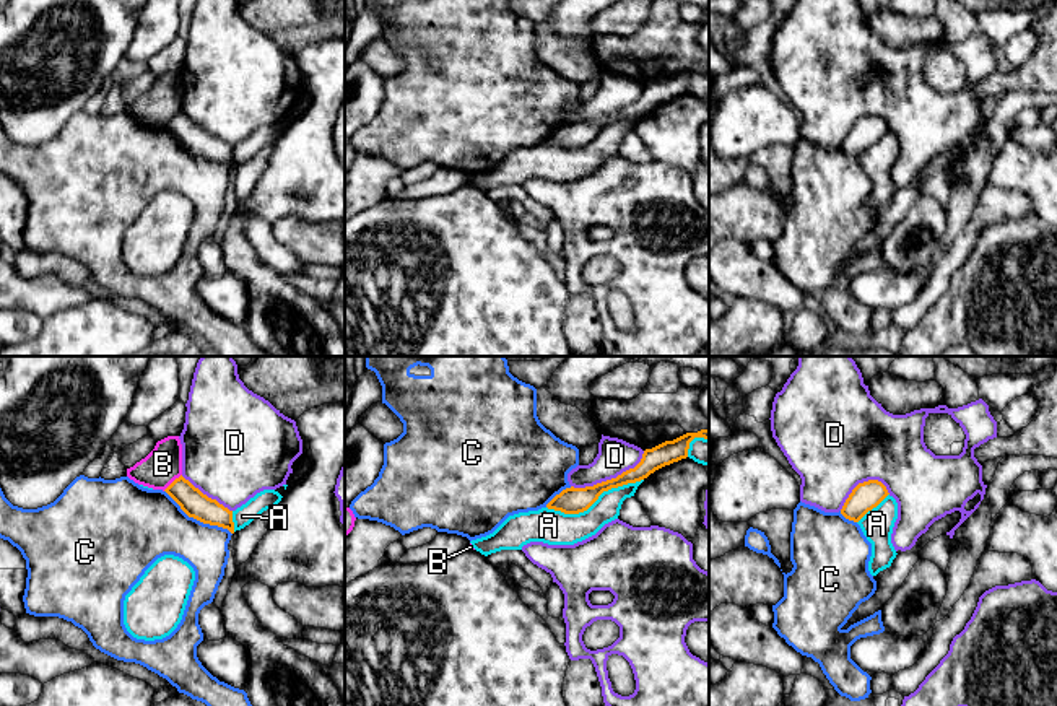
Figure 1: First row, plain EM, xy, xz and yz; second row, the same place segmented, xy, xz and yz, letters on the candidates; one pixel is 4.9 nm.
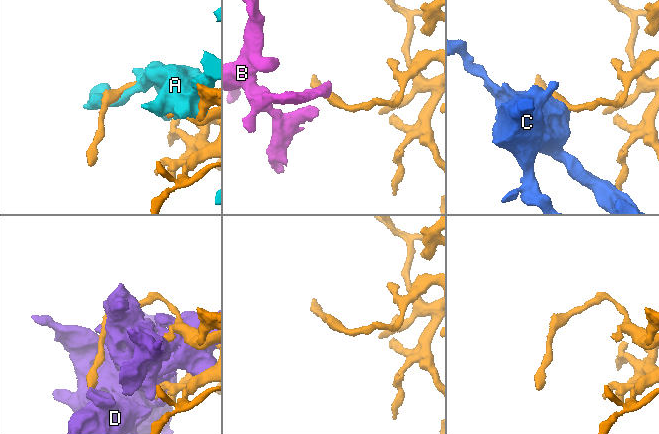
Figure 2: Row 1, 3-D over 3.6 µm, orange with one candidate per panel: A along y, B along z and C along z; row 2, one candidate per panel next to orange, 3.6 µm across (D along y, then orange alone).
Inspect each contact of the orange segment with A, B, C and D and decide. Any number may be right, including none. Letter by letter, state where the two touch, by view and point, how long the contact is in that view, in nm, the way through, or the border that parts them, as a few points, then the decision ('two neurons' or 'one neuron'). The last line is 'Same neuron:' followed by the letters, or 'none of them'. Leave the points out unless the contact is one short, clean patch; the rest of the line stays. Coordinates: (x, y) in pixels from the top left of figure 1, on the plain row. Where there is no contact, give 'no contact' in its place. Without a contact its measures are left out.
A: xz (594, 137) | 500 nm | two neurons
B: xy (173, 117) | 130 nm | along xy (181, 109), (163, 126) | two neurons
C: xy (197, 155) | 400 nm | two neurons
D: xz (612, 114) | 400 nm | two neurons
Same neuron: none of them

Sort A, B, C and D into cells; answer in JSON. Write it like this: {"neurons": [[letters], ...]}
{"neurons": [["A"], ["B"], ["C"], ["D"]]}

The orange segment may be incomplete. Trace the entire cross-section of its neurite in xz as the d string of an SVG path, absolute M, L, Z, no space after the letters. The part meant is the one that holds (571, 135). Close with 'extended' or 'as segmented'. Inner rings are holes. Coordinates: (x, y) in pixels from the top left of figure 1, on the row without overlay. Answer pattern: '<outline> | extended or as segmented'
M701 65L698 68L686 68L673 76L665 76L652 85L646 85L641 98L616 114L597 119L585 124L566 124L556 130L548 140L548 145L561 146L564 150L579 150L587 146L603 127L618 124L628 119L636 119L647 114L655 106L678 98L688 93L689 78L694 73L709 75L709 65Z | as segmented

